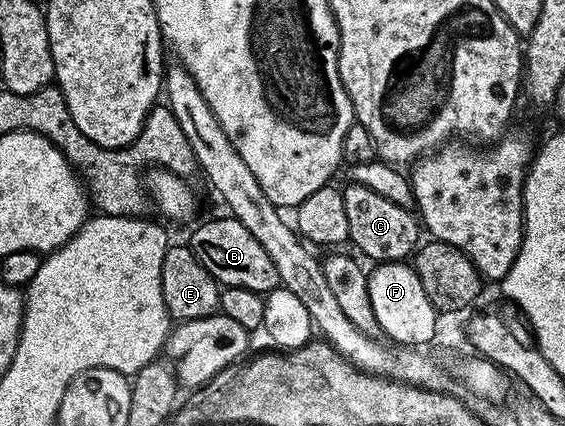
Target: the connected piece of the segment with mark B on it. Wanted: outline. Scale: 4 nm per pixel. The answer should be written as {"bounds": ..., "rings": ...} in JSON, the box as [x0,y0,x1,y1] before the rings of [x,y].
{"bounds":[192,217,281,293],"rings":[[[235,217],[228,219],[208,219],[192,235],[192,252],[206,265],[221,288],[241,287],[244,290],[269,293],[281,286],[280,274],[270,259],[270,253],[258,245],[258,237],[242,225]]]}

